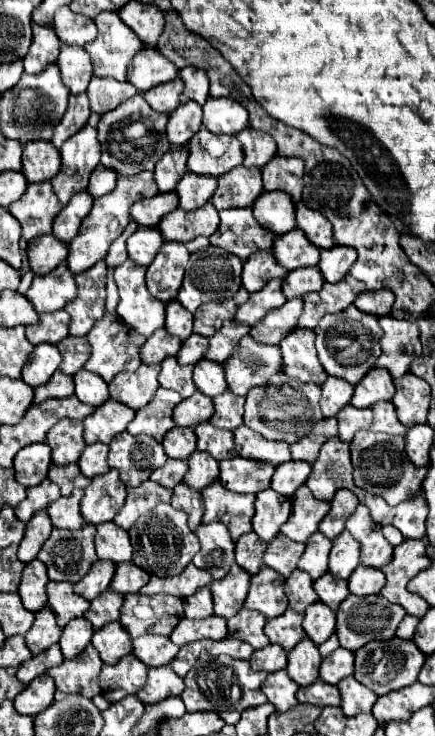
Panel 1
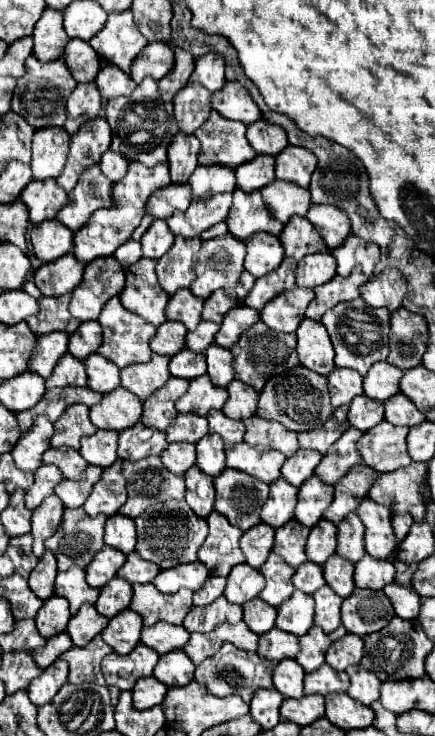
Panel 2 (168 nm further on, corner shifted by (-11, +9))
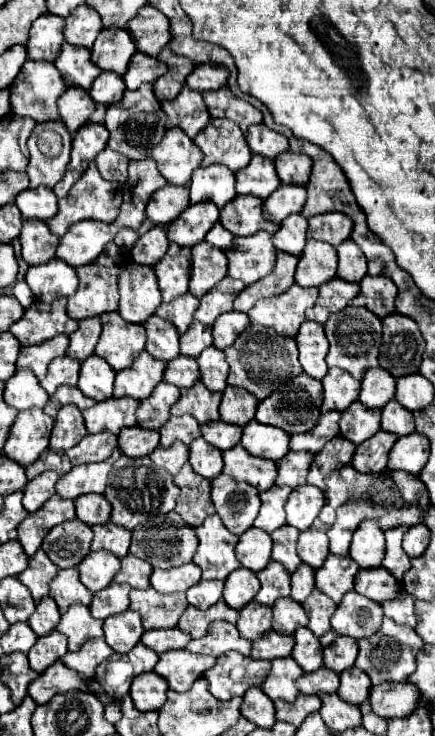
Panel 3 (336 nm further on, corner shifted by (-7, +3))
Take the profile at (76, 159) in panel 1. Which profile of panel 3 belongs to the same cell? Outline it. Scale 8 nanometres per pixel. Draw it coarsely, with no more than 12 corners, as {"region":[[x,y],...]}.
{"region":[[103,124],[75,132],[71,162],[53,188],[65,198],[89,162],[107,146]]}

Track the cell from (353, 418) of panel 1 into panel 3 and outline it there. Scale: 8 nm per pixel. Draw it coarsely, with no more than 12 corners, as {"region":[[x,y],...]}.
{"region":[[353,402],[341,412],[341,436],[355,444],[381,430],[379,410]]}

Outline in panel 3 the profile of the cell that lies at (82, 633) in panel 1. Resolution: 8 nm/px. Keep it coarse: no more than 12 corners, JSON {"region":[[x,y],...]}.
{"region":[[83,604],[69,606],[57,630],[69,650],[103,636],[103,620]]}

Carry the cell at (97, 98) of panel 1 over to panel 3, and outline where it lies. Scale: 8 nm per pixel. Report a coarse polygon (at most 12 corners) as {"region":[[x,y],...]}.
{"region":[[99,74],[89,90],[97,104],[109,106],[123,98],[119,74]]}

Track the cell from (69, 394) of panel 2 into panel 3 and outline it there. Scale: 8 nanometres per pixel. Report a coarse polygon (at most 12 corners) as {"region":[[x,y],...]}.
{"region":[[59,386],[49,398],[49,406],[59,410],[65,404],[75,404],[81,412],[91,408],[95,400],[85,398],[79,388]]}

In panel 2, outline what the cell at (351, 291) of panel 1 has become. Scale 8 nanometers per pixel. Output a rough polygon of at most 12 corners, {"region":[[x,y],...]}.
{"region":[[363,272],[333,276],[315,288],[305,316],[321,316],[339,302],[355,300],[367,282]]}

